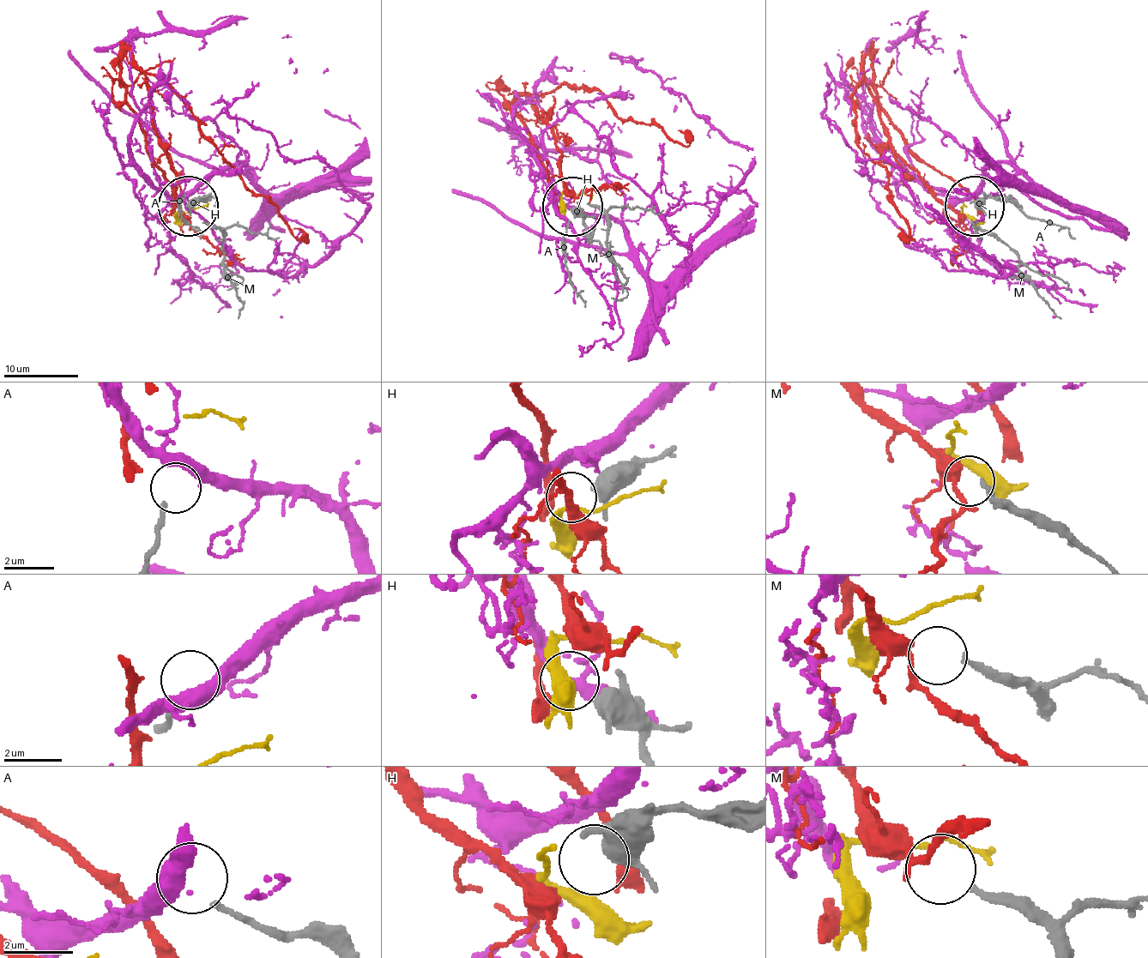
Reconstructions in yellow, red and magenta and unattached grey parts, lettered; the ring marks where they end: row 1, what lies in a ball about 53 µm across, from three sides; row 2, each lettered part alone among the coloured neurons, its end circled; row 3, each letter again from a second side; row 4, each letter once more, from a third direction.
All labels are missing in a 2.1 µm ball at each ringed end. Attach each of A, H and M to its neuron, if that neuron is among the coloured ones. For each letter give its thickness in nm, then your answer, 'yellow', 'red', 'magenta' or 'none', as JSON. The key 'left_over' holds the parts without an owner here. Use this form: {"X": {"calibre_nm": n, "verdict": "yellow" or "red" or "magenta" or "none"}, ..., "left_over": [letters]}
{"A": {"calibre_nm": 160, "verdict": "magenta"}, "H": {"calibre_nm": 440, "verdict": "none"}, "M": {"calibre_nm": 190, "verdict": "red"}, "left_over": ["H"]}

